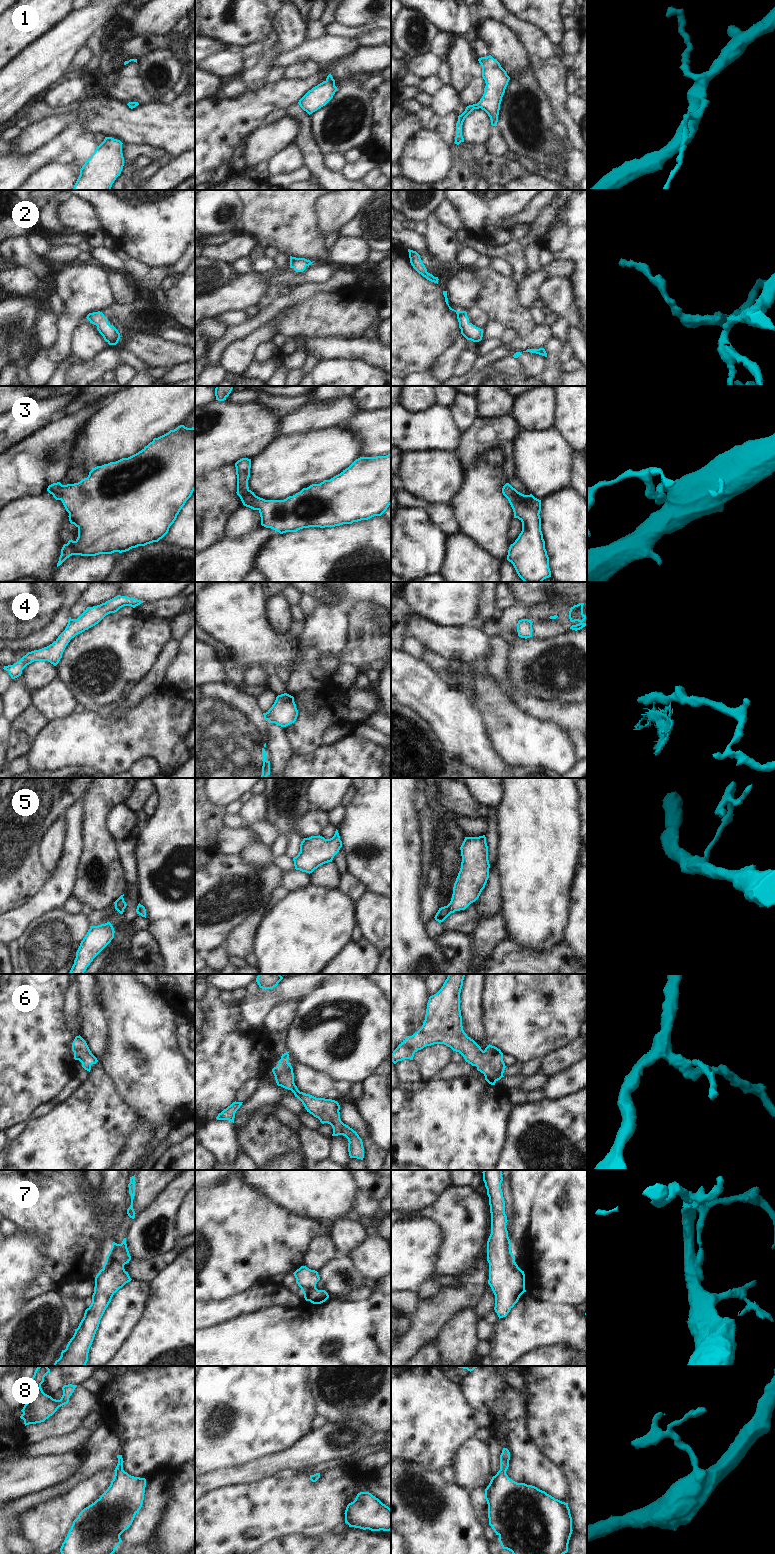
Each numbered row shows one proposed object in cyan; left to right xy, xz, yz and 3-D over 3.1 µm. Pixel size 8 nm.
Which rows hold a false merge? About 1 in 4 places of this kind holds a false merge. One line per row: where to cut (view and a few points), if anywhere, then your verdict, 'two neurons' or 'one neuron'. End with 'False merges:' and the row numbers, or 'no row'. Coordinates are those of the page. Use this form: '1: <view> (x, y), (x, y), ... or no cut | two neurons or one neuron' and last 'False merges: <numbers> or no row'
1: no cut | one neuron
2: no cut | one neuron
3: no cut | one neuron
4: xz (264, 713), (268, 719) | two neurons
5: no cut | one neuron
6: no cut | one neuron
7: xy (107, 1256), (123, 1266) | two neurons
8: no cut | one neuron
False merges: 4, 7

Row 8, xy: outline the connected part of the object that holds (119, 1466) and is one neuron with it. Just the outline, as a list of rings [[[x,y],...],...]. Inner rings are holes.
[[[117,1455],[117,1458],[118,1464],[110,1486],[73,1521],[60,1548],[61,1554],[113,1554],[122,1542],[120,1535],[130,1527],[142,1507],[146,1479],[129,1475],[123,1470],[122,1455]]]

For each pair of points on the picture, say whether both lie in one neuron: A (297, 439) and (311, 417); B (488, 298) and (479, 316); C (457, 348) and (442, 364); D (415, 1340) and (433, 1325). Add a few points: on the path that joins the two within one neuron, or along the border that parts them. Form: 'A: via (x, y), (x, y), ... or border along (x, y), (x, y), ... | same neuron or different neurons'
A: border along (324, 427), (293, 431), (287, 435), (280, 436) | different neurons
B: border along (476, 304), (489, 320) | different neurons
C: via (454, 352), (446, 360) | same neuron
D: via (419, 1336), (429, 1326) | same neuron

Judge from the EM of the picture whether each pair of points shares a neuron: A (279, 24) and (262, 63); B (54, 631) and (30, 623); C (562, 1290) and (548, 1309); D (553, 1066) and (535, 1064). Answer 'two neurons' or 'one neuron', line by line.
A: one neuron
B: one neuron
C: two neurons
D: two neurons

